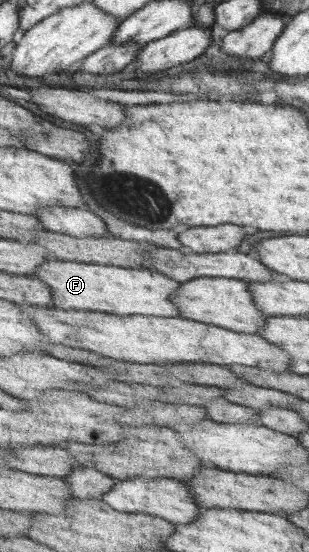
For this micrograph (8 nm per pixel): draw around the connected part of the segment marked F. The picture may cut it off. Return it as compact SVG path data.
M52 260L44 263L31 276L46 282L48 288L52 288L54 304L60 309L88 310L124 316L183 316L179 306L171 300L172 295L180 289L181 283L152 269Z

